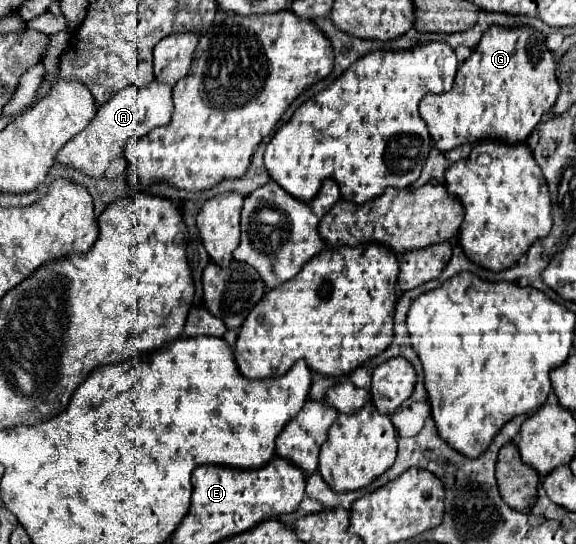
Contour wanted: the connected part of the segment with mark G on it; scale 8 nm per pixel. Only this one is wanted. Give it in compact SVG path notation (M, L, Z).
M491 26L471 52L471 56L459 66L455 84L445 94L425 94L419 102L419 114L427 122L429 134L435 140L435 146L443 152L449 152L455 146L465 142L479 142L485 138L499 138L505 142L525 142L527 136L539 124L539 118L545 110L553 108L559 94L559 82L555 76L555 58L545 44L545 36L531 26Z

